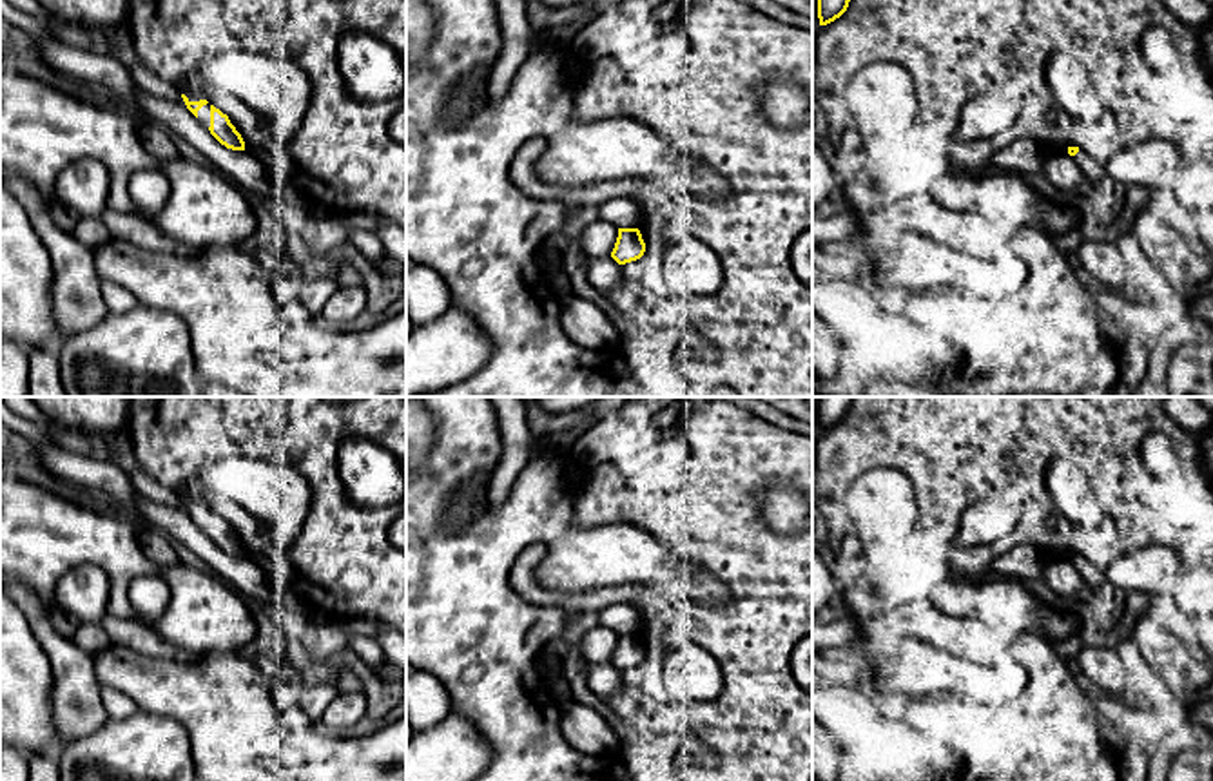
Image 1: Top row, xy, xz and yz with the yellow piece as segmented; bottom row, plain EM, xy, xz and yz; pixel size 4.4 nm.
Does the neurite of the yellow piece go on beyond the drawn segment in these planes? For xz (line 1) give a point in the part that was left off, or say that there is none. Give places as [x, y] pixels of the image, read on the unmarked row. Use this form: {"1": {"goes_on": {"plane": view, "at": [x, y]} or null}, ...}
{"1": {"goes_on": null}}

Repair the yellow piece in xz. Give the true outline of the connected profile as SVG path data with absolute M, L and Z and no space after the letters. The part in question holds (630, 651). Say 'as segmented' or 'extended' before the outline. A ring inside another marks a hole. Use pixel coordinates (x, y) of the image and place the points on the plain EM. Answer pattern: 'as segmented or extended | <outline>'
as segmented | M618 634L618 643L611 658L611 663L618 670L636 667L644 661L644 658L645 658L645 649L638 634Z

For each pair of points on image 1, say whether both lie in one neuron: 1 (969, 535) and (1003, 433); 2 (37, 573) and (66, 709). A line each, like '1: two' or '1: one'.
1: two
2: two

